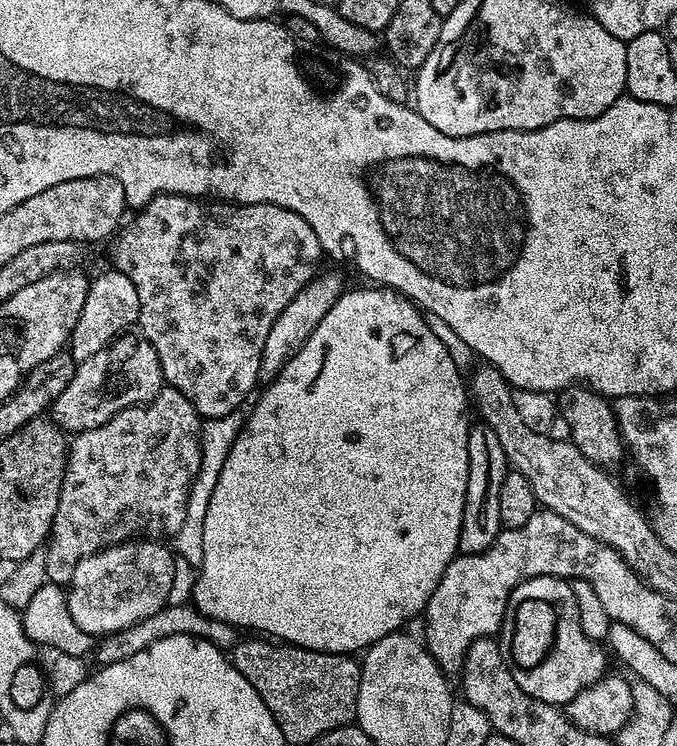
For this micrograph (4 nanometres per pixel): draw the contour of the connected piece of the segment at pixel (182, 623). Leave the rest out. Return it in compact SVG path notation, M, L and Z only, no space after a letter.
M169 602L154 614L150 614L150 618L142 618L137 624L131 624L120 632L103 637L95 649L94 656L100 659L101 665L122 662L122 658L130 658L134 654L138 654L143 648L149 648L163 636L198 636L201 640L209 640L215 648L228 650L235 645L238 632L226 622L211 620L209 616L203 616L191 603L175 604L175 602Z

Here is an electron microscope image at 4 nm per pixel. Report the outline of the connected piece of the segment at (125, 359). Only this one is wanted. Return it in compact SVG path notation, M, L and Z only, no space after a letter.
M121 334L94 358L76 364L76 373L50 407L50 418L65 433L75 434L102 426L111 416L127 408L143 406L165 387L162 366L154 346L142 334Z

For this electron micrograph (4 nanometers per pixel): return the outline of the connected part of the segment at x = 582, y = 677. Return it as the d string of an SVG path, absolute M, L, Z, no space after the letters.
M548 576L548 646L538 662L530 666L509 666L508 669L510 674L514 674L514 682L518 682L518 686L522 686L526 694L530 694L530 698L538 698L547 704L567 706L576 695L586 690L586 686L598 682L606 675L607 668L604 667L607 666L609 657L606 652L604 657L600 647L597 641L586 638L586 634L582 634L582 626L578 622L578 602L574 598L571 583L563 576Z

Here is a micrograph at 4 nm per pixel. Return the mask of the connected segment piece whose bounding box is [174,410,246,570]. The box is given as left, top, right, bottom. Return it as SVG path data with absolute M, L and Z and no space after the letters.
M237 410L222 418L207 418L200 425L200 469L192 480L192 489L188 492L186 518L174 537L175 555L181 561L184 559L192 570L199 569L202 562L202 522L206 522L206 506L210 506L210 494L214 494L214 486L218 482L222 462L226 462L226 454L230 452L230 446L236 441L245 419L245 413Z

